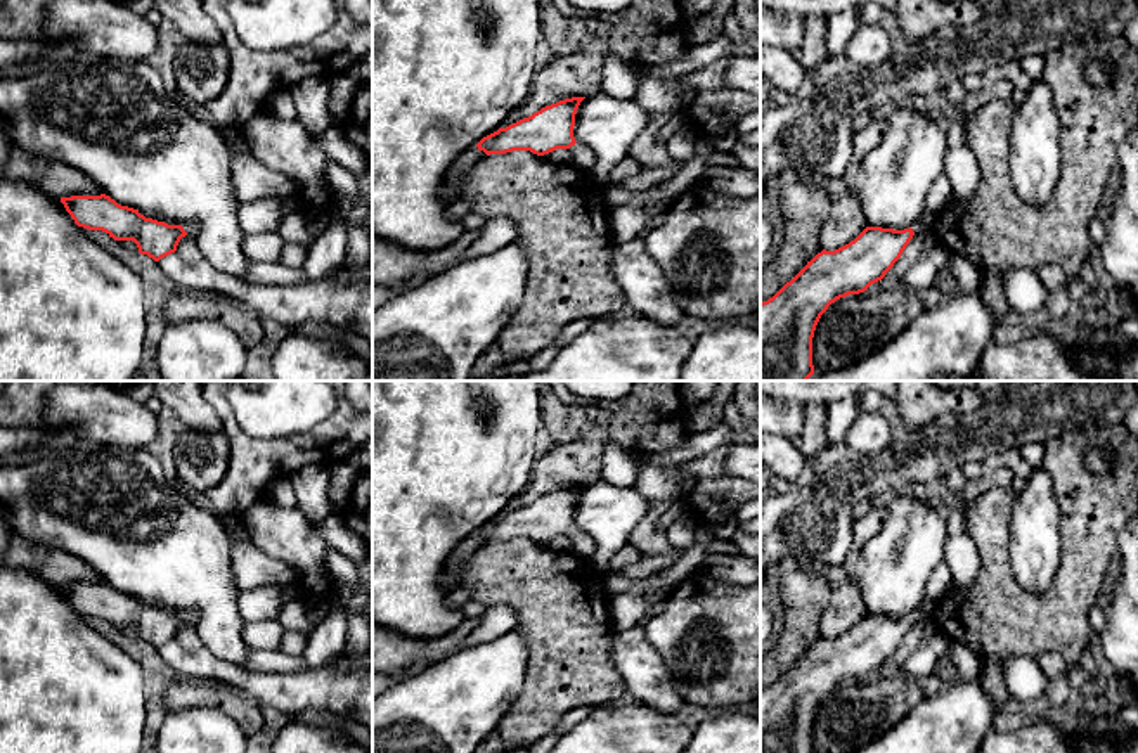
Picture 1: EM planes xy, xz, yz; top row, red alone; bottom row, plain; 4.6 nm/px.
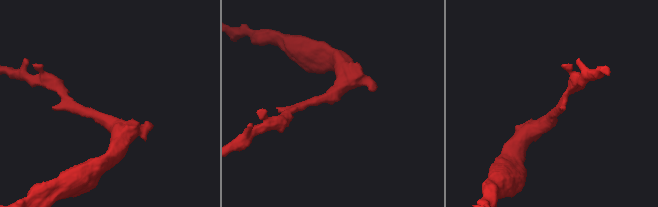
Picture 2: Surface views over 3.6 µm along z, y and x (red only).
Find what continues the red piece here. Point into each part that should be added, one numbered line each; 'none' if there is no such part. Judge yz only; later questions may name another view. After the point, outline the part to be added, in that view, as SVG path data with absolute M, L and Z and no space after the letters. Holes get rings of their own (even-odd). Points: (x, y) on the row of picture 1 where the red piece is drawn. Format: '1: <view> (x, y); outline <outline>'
1: yz (925, 224); outline M925 211L921 215L921 218L911 227L915 234L918 232L927 232L932 234L934 232L934 225L935 225L935 218L937 215Z

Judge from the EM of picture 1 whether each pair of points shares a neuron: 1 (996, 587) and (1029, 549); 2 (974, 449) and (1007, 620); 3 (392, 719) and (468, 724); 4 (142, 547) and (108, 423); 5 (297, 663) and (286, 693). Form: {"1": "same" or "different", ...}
{"1": "different", "2": "different", "3": "same", "4": "different", "5": "different"}

